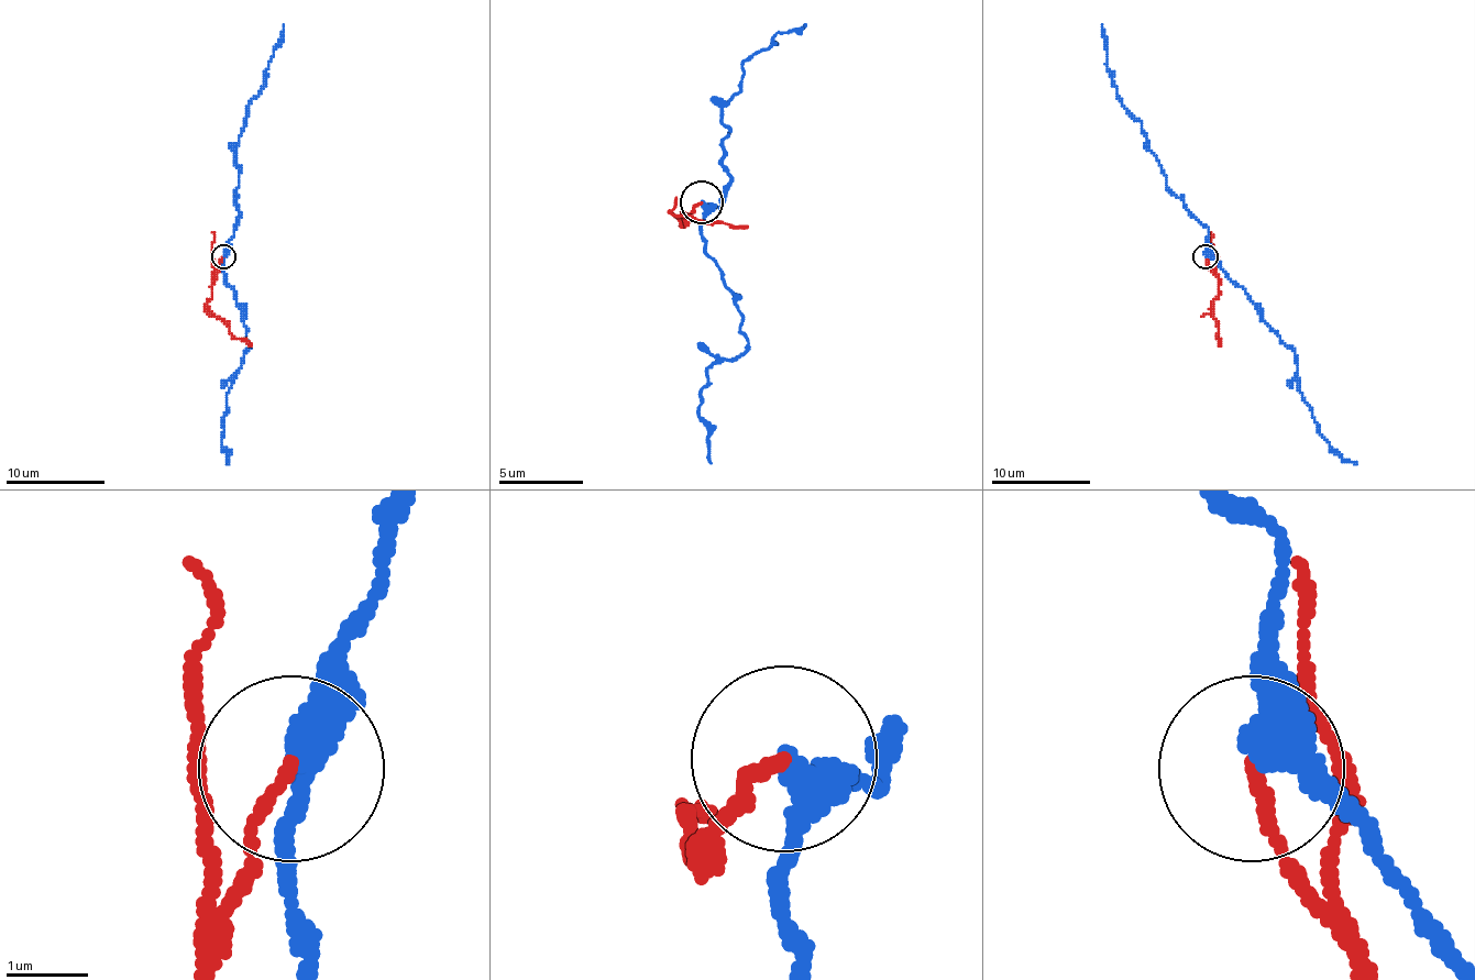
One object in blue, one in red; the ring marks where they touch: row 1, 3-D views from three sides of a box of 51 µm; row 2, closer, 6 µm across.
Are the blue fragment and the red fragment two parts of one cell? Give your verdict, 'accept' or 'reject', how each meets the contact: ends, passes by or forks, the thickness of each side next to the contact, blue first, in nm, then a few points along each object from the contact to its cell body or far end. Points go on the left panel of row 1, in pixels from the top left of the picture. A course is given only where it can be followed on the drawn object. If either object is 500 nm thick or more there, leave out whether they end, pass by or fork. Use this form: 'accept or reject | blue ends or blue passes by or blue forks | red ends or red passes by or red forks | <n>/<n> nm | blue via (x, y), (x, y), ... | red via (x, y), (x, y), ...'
reject | blue passes by | red ends | 360/140 nm | blue via (224, 256), (239, 217), (237, 143), (246, 121), (246, 111), (263, 86), (263, 72), (283, 24) | red via (224, 256), (211, 279), (211, 296), (207, 306), (237, 338), (251, 345)

